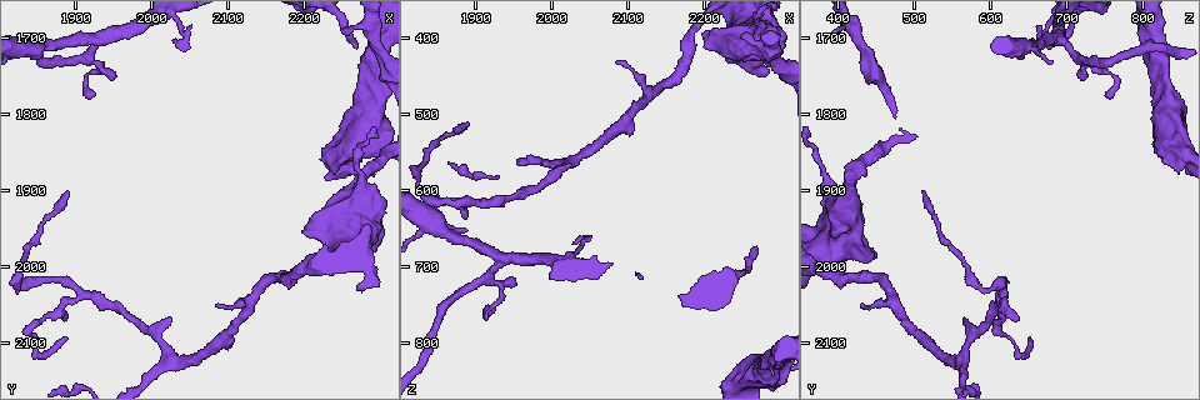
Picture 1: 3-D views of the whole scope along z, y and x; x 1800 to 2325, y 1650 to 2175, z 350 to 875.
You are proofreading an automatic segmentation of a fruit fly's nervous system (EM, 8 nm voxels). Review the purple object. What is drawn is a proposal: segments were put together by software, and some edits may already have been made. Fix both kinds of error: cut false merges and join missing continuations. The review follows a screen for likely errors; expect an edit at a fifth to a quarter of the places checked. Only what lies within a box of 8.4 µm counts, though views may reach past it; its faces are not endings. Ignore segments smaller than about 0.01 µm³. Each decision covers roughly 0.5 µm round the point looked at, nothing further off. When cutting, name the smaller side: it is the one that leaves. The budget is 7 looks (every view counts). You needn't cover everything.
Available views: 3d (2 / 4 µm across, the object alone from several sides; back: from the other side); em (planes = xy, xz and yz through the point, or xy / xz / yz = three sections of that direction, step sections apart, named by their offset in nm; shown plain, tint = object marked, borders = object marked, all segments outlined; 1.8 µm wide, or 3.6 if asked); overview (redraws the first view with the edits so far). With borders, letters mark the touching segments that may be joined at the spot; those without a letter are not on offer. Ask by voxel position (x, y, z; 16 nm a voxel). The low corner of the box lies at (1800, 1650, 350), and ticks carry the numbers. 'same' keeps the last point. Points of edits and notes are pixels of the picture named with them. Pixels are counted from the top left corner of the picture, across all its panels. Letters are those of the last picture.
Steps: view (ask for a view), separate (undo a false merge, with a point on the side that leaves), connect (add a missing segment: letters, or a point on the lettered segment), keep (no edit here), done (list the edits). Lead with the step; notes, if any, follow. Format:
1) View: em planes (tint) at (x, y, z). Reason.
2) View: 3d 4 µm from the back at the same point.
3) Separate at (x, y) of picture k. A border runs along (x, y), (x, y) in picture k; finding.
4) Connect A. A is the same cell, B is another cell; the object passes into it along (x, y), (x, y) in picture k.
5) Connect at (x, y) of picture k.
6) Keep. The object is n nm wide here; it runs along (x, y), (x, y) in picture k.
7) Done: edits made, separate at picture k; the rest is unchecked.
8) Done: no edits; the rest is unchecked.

View: em yz step 16 (tint) at (1840, 1710, 645). Sudden change in width.

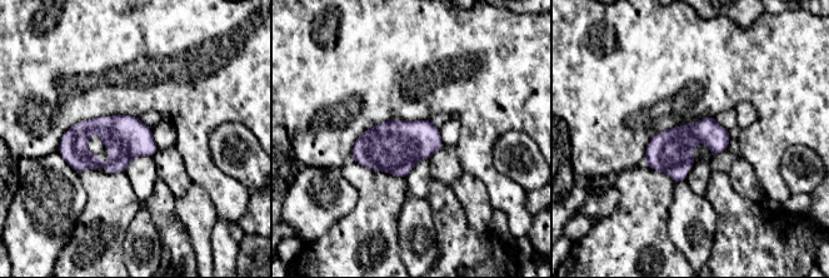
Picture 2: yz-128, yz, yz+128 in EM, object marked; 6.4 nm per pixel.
View: em xy step 8 (borders) at the same point.

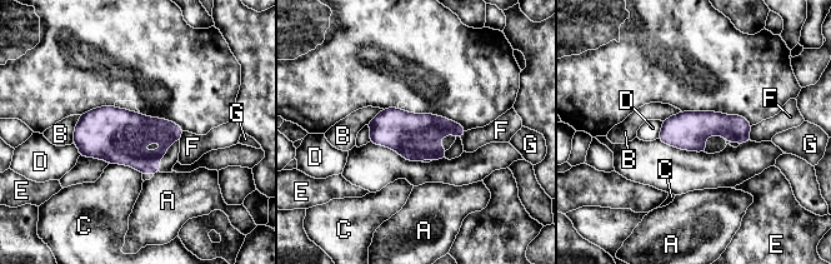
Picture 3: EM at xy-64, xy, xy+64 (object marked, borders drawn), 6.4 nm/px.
Keep. The object is 260 nm wide here; the longest contact is with C, 240 nm; A, B, C, D, E, F and G are other cells; continuous, no second cell.

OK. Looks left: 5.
View: em planes (borders) at (1940, 1700, 685). Branch point.

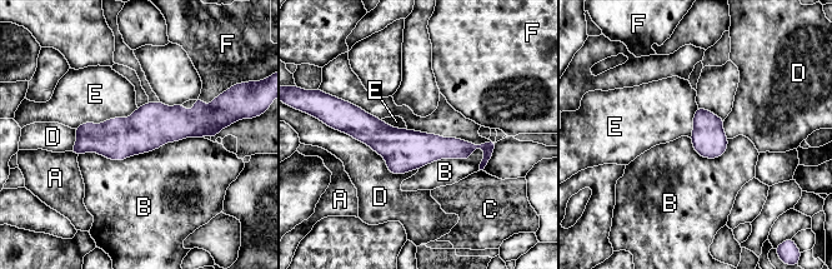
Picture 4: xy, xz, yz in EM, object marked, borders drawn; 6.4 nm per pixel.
Keep. A, B, C, D, E and F are other cells; it runs along (345, 125), (400, 148), (492, 143) in picture 4; continuous, no second cell.

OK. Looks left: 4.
View: em xy step 8 (tint) at (2180, 2010, 395). Narrows sharply.

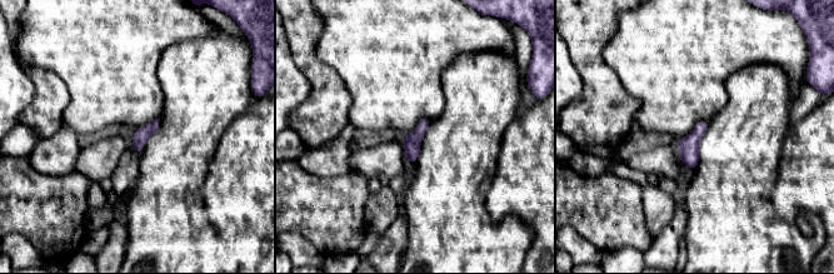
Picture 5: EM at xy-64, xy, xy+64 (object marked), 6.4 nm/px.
View: em planes (borders) at the same point. Cut it another way.

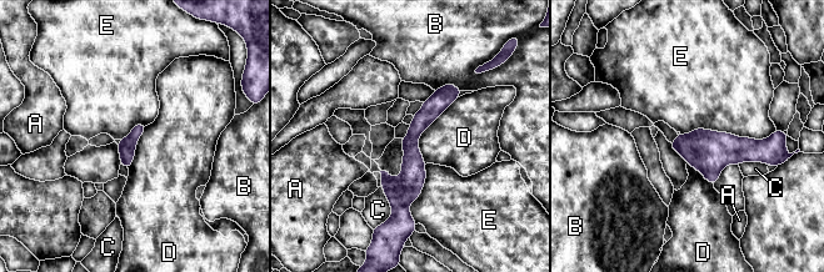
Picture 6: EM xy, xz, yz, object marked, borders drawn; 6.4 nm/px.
Keep. The longest contact is with E, 600 nm; A, B, C, D and E are other cells; all the same cell.

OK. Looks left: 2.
Done: no edits; the rest is unchecked.

